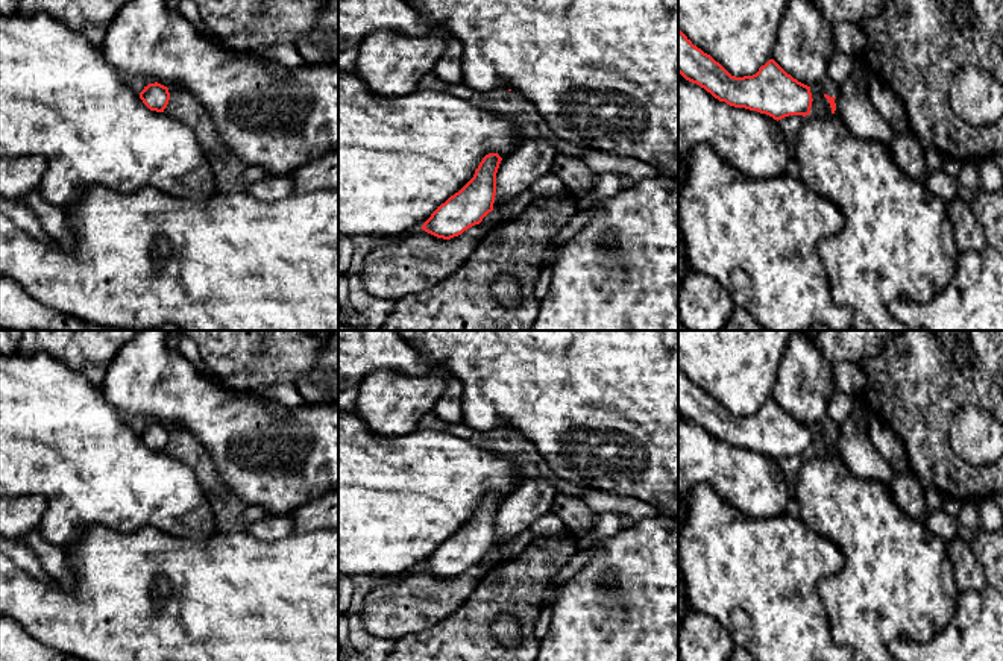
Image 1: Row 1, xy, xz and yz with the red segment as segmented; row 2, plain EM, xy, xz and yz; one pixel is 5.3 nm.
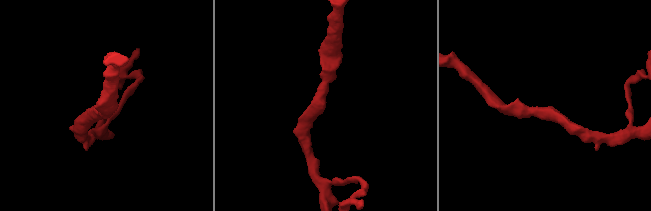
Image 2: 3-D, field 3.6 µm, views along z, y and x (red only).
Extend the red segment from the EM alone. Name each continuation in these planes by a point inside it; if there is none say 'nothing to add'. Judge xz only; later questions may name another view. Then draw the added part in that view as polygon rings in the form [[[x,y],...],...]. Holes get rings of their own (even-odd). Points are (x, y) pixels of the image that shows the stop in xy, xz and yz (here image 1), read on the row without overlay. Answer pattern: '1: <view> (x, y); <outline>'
nothing to add

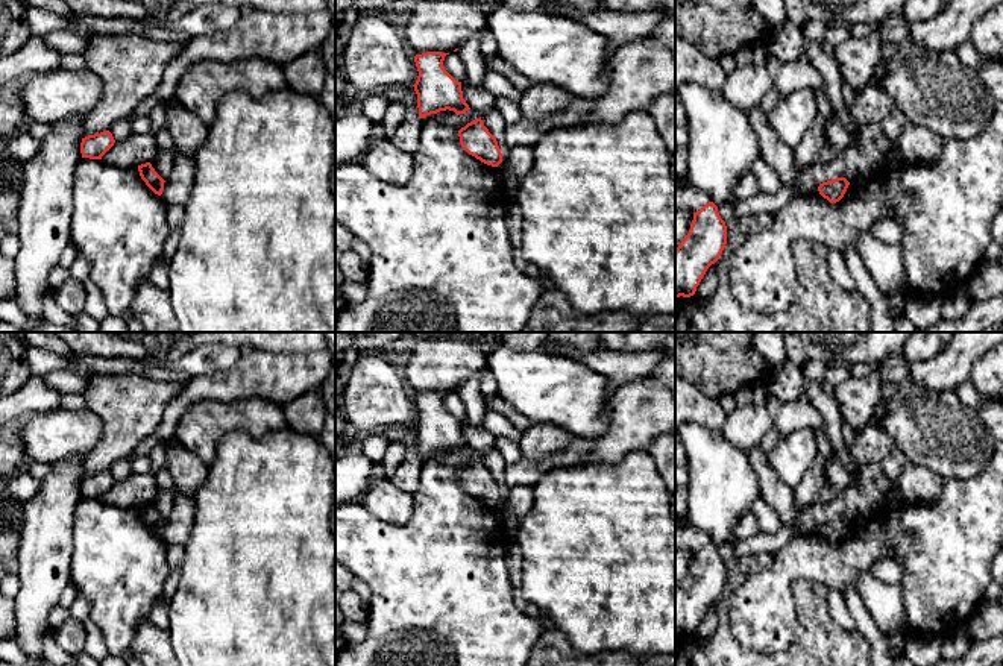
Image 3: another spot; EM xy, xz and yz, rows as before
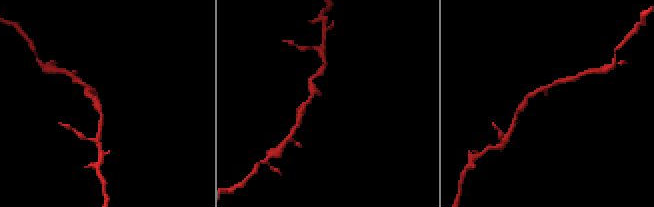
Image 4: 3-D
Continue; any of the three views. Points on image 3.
nothing to add

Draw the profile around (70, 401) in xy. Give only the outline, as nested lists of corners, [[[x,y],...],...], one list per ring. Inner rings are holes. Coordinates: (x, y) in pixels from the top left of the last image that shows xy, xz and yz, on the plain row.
[[[62,393],[61,408],[80,411],[86,408],[86,399],[79,393]]]

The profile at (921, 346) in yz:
[[[917,332],[901,350],[909,363],[926,361],[941,353],[951,341],[954,332]]]

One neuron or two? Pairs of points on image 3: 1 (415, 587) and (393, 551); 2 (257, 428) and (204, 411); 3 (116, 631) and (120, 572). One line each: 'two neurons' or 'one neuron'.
1: one neuron
2: one neuron
3: one neuron

